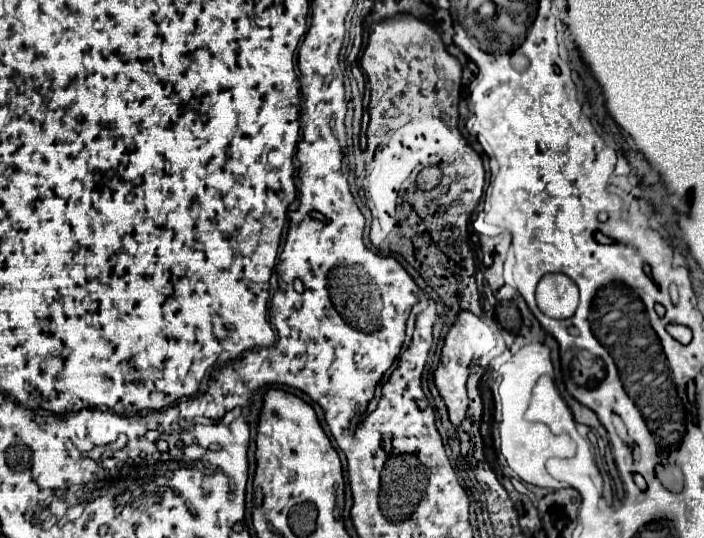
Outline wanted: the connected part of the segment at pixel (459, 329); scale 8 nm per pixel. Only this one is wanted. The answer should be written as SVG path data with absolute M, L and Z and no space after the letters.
M459 312L457 314L457 320L453 322L449 334L445 336L445 344L443 344L443 350L441 350L441 362L435 370L435 386L441 394L441 398L445 400L447 404L447 410L449 410L449 418L453 422L453 426L459 426L465 418L465 412L467 412L467 390L465 390L465 380L469 376L469 368L489 350L493 350L497 344L495 340L495 334L493 330L483 322L479 320L475 314L471 312Z

